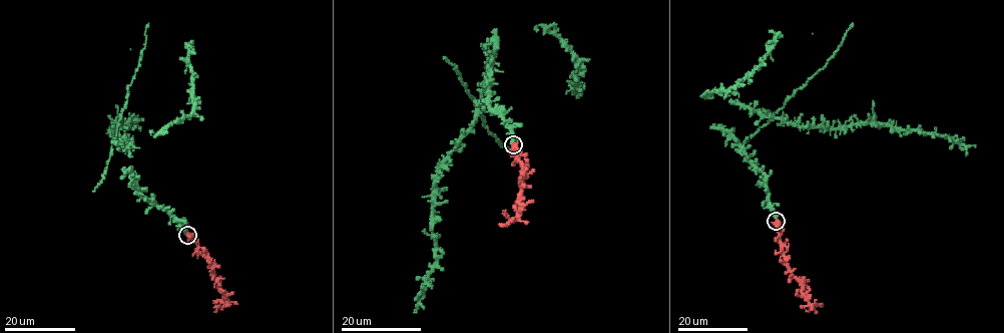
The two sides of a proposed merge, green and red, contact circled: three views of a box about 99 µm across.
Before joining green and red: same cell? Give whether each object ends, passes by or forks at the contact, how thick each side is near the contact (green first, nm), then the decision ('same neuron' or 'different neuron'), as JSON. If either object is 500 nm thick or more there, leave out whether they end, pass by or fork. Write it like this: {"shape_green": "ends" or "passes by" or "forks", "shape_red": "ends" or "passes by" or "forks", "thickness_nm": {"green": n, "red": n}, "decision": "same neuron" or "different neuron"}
{"shape_green": "ends", "shape_red": "forks", "thickness_nm": {"green": 340, "red": 300}, "decision": "same neuron"}

